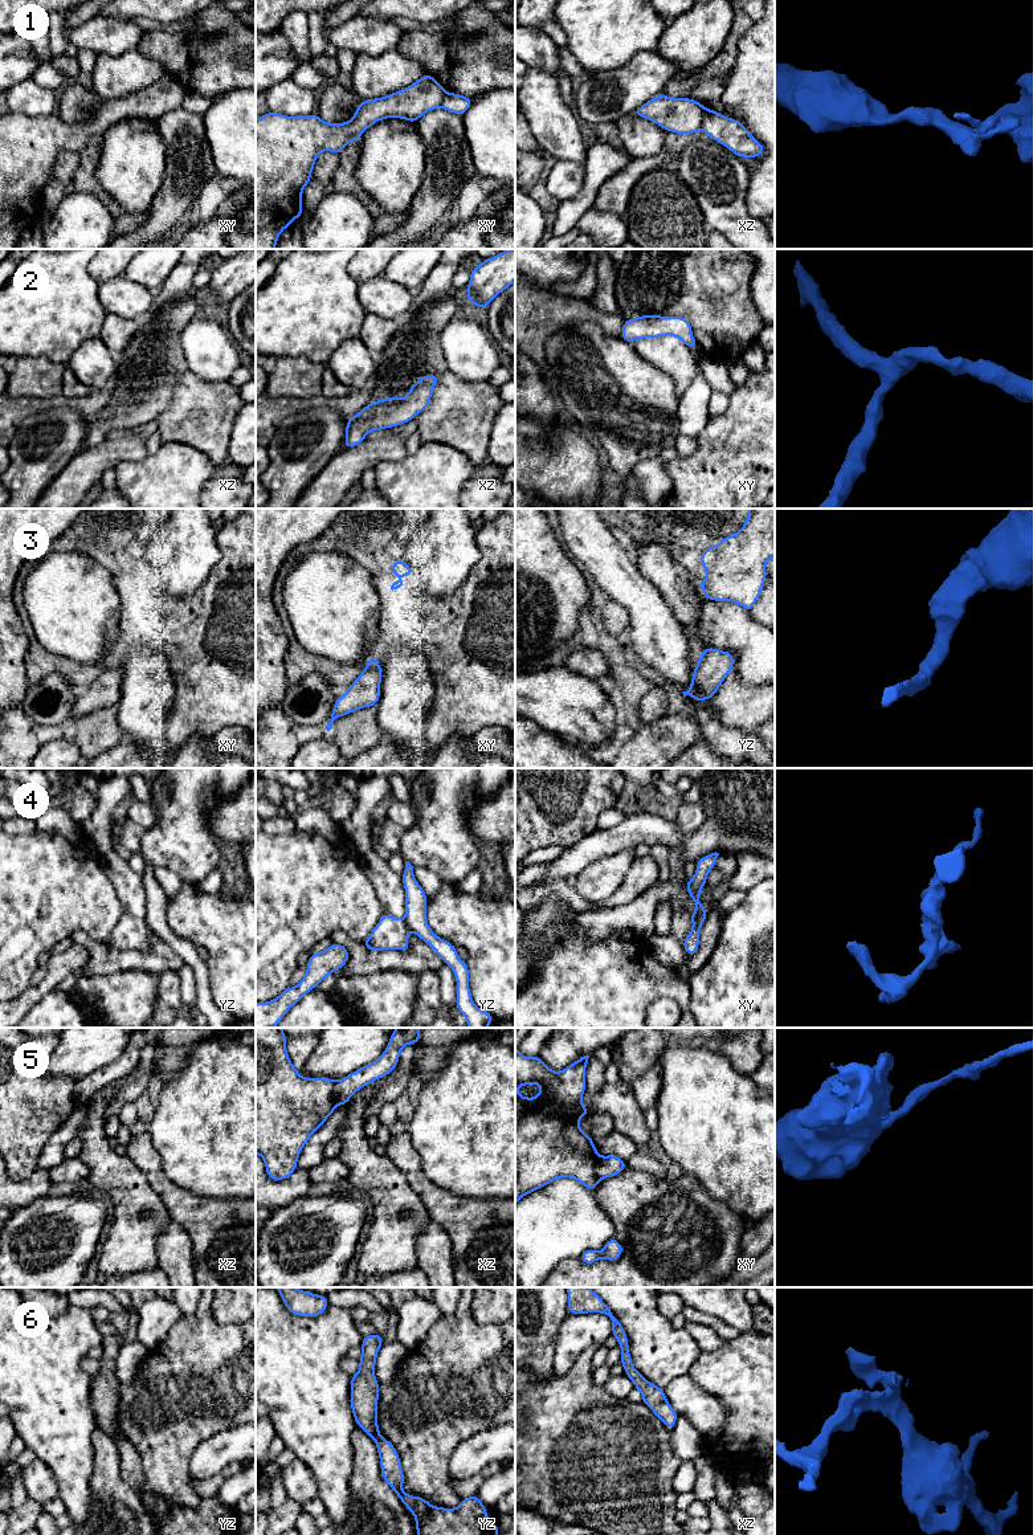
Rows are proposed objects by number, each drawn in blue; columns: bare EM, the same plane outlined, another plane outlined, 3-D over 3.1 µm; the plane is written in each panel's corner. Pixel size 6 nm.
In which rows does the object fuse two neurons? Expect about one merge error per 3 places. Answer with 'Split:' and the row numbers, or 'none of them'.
Split: 1, 4, 5

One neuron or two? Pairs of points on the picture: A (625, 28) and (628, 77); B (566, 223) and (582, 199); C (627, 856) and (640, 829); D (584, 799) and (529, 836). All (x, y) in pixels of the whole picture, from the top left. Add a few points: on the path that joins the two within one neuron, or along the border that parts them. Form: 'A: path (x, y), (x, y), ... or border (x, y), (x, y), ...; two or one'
A: border (656, 52), (639, 52), (621, 66), (596, 72); two
B: path (567, 217), (579, 204); one
C: border (632, 848), (625, 848), (600, 858); two
D: path (571, 800), (564, 800), (542, 823); one

